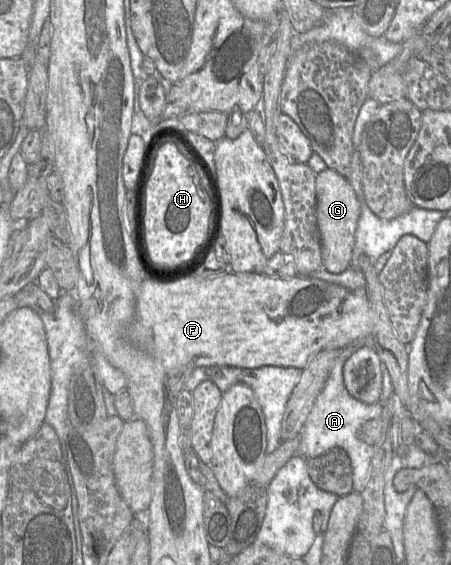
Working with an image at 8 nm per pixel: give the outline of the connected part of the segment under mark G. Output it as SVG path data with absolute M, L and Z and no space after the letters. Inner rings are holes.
M325 168L317 173L315 188L316 217L323 267L330 273L339 274L346 270L351 263L360 205L348 179L330 168Z

